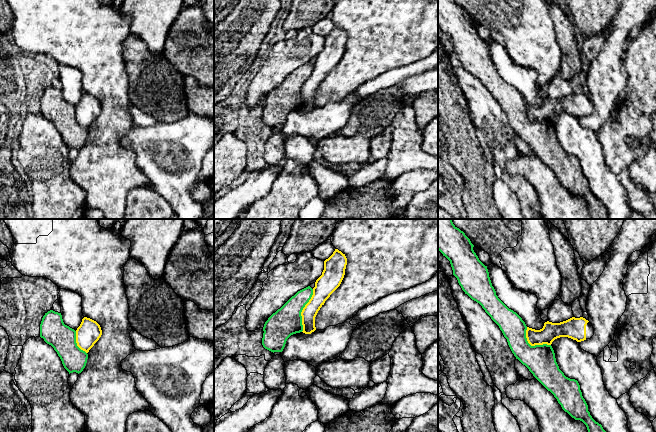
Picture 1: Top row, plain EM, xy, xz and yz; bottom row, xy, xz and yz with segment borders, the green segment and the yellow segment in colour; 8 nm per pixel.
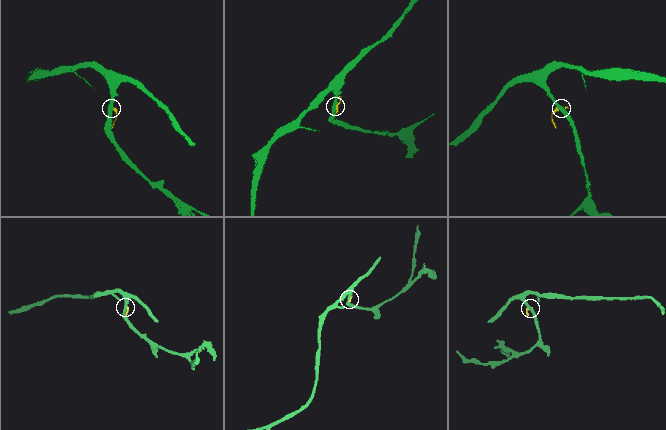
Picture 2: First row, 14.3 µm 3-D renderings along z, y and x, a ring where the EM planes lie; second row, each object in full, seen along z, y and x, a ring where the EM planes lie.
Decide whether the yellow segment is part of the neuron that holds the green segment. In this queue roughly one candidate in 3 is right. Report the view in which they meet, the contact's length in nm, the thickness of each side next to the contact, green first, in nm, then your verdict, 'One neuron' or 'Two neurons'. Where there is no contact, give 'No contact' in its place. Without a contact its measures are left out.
Touches green in xz. Shared border 360 nm. Thickness 240 nm (green) against 160 nm. Two neurons

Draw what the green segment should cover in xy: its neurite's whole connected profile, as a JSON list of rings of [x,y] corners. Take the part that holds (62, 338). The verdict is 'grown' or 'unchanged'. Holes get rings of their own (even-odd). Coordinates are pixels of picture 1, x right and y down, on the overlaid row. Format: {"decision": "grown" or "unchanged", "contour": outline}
{"decision": "unchanged", "contour": [[[53,310],[45,313],[40,324],[40,337],[54,348],[69,374],[83,371],[88,354],[77,346],[76,331],[64,324],[61,313]]]}

